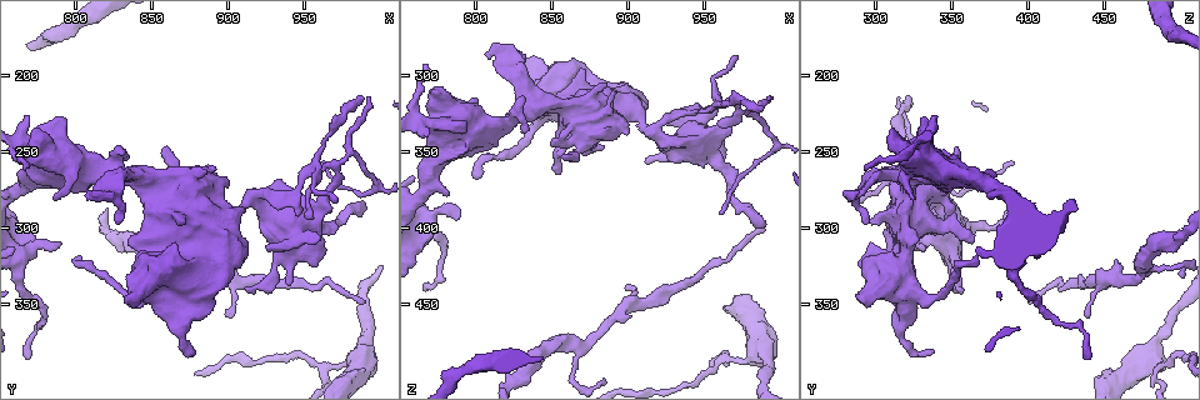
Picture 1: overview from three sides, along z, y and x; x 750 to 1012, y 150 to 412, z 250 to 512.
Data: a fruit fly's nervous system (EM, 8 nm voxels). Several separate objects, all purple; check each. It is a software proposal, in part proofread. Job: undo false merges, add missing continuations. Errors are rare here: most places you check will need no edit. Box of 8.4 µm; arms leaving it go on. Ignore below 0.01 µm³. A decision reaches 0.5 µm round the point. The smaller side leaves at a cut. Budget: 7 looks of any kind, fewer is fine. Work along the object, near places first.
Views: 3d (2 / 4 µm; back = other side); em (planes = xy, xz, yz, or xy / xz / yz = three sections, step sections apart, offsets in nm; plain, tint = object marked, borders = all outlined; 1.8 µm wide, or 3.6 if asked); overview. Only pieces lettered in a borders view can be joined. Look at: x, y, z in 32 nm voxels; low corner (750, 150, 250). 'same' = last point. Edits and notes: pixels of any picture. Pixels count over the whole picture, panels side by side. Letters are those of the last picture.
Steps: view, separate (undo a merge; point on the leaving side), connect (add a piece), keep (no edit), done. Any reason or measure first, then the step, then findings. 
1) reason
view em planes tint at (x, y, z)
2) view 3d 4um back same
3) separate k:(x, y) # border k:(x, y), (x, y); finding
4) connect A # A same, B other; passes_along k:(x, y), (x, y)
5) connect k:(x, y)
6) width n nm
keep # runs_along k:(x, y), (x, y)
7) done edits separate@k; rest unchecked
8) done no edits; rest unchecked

free end
view em planes borders at (912, 340, 358)

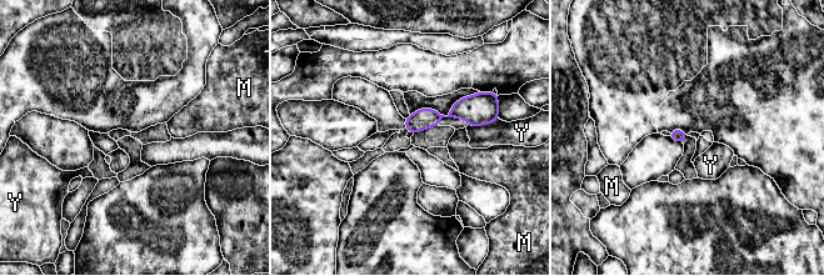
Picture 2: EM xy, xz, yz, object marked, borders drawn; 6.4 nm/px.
keep # M other, Y other; runs_along 2:(483, 118), (453, 113), (408, 126); none of them fits

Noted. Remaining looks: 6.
calibre changes
view 3d 4um at (970, 258, 320)

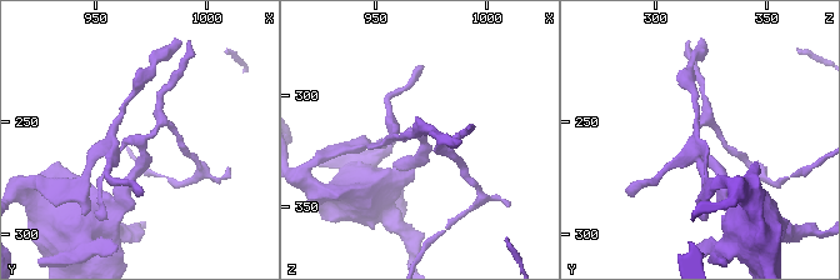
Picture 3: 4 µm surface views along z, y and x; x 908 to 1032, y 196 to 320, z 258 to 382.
view em planes plain at (971, 260, 319)

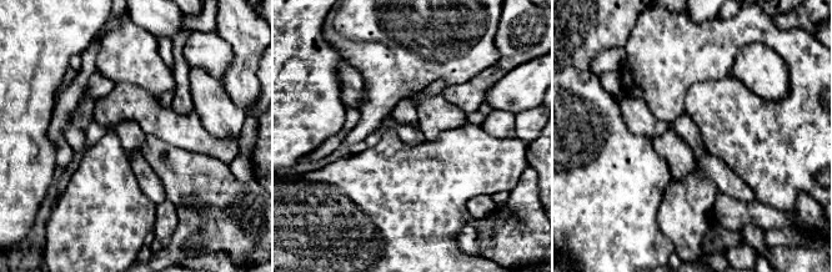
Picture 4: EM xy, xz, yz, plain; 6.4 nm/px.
what lies round it
view em planes borders same

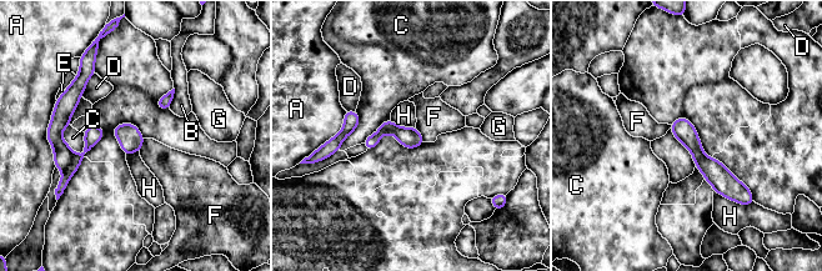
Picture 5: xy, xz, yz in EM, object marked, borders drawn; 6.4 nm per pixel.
keep # A other, B other, C other, D other, E other, F other, G other, H other; runs_along 5:(680, 121), (698, 156), (738, 197); all the same neuron

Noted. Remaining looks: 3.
view em xy step 16 tint at (876, 382, 338)

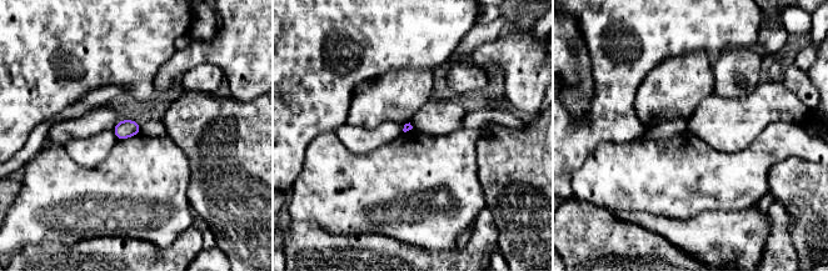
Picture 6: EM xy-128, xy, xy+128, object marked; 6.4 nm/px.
view em planes borders same

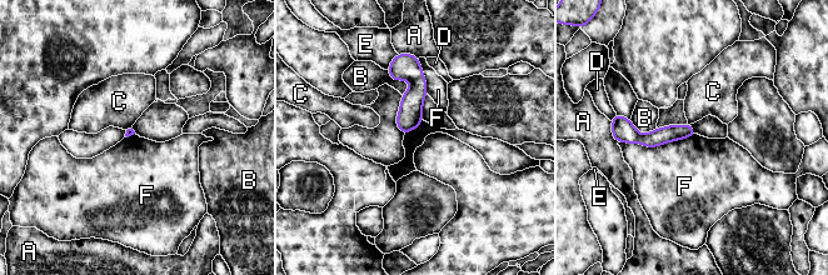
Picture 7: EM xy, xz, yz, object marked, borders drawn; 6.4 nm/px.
longest_contact F 500 nm
keep # A other, B other, C other, D other, E other, F other; runs_along 7:(620, 131), (638, 138), (691, 133); none of them fits

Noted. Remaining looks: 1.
done no edits; rest unchecked

